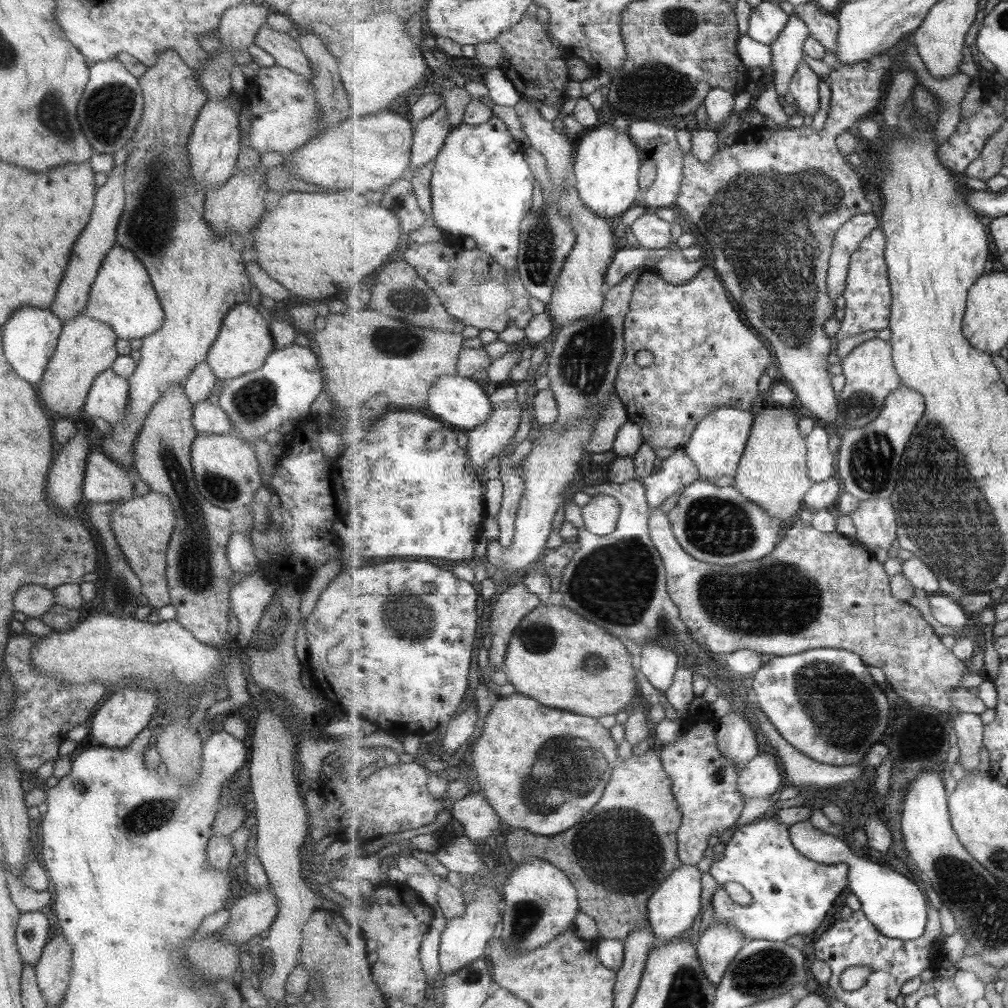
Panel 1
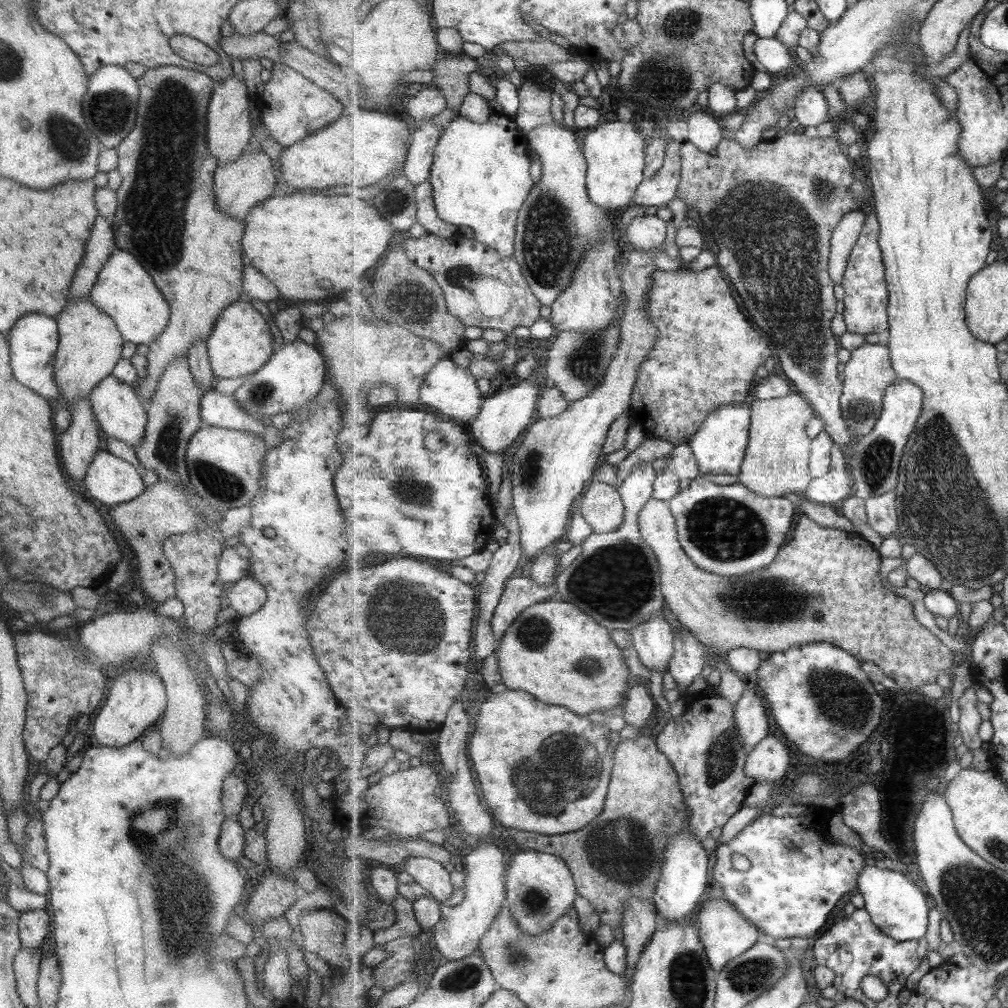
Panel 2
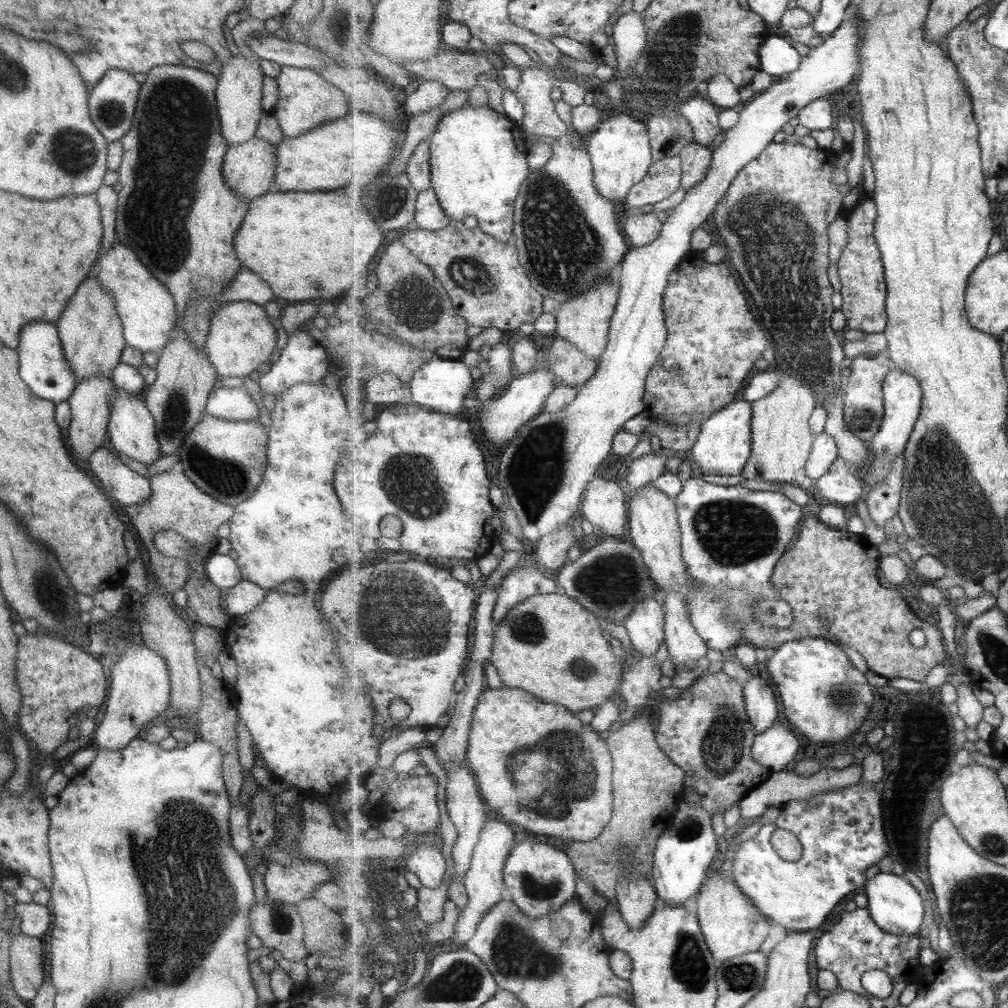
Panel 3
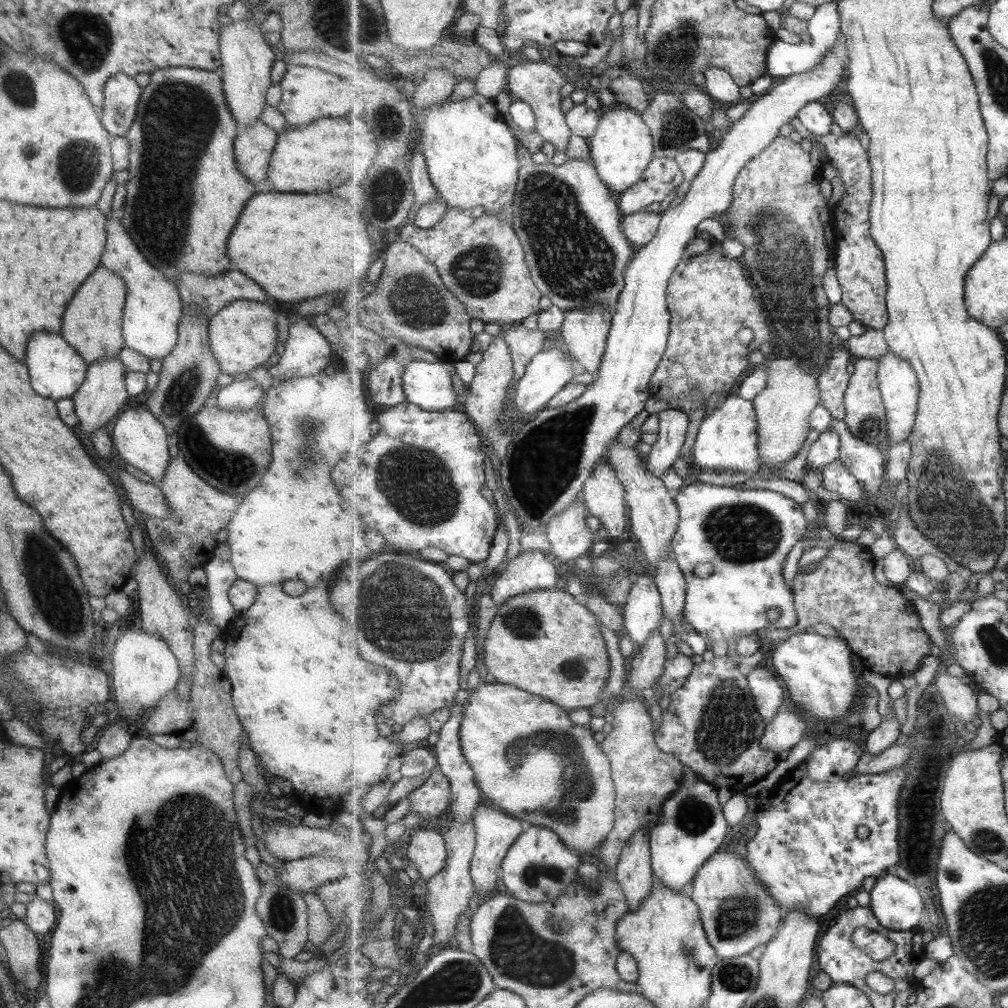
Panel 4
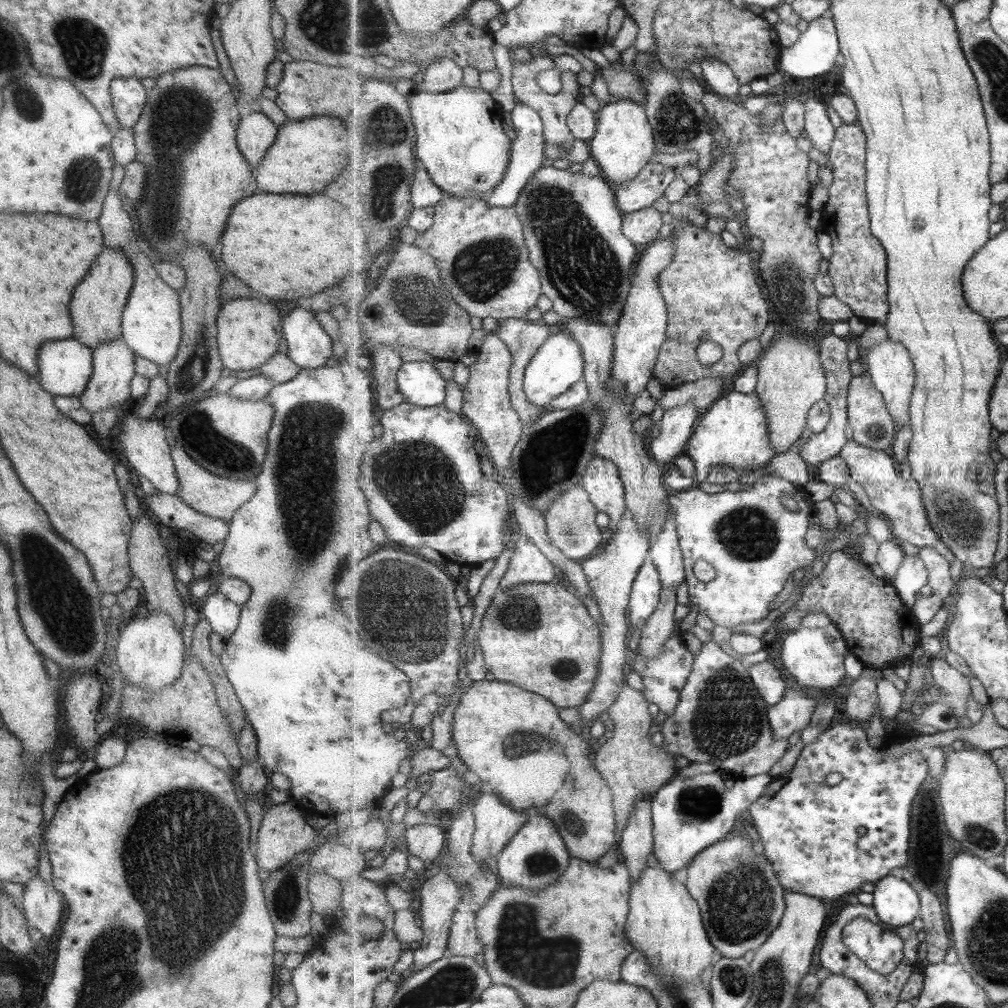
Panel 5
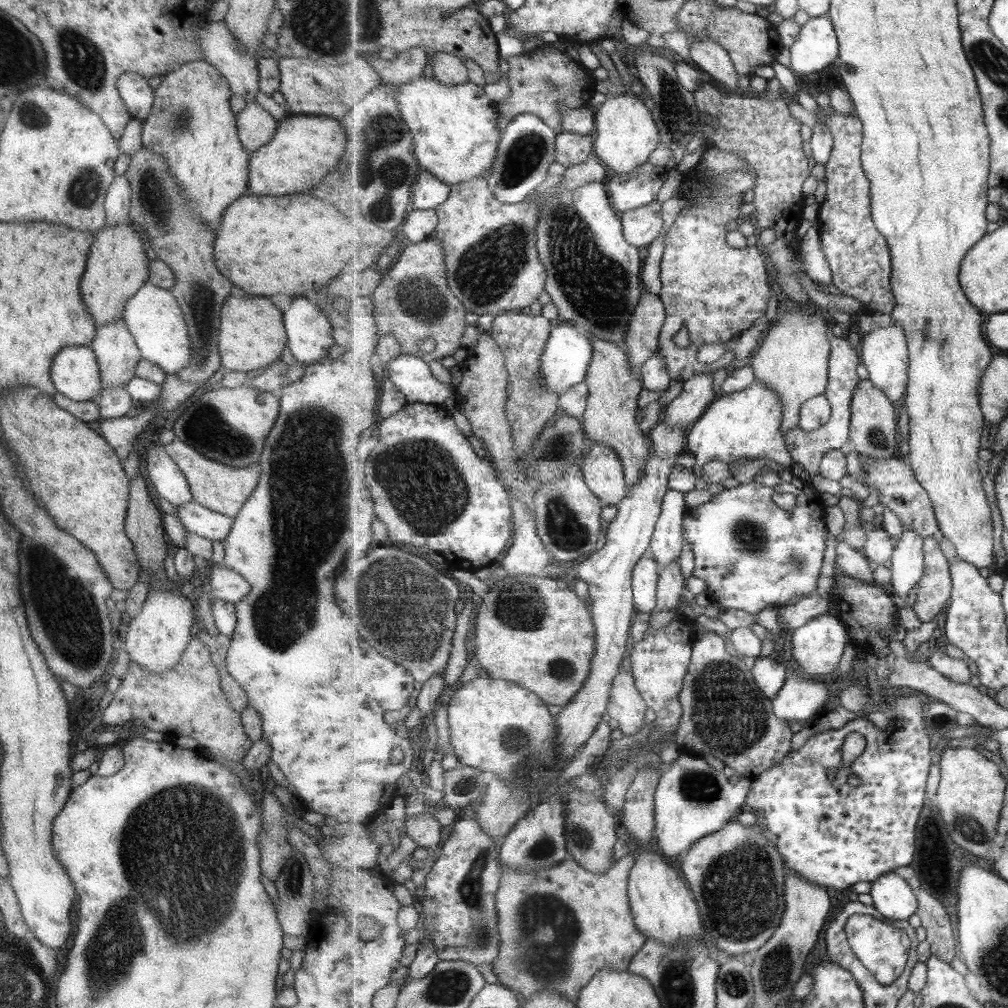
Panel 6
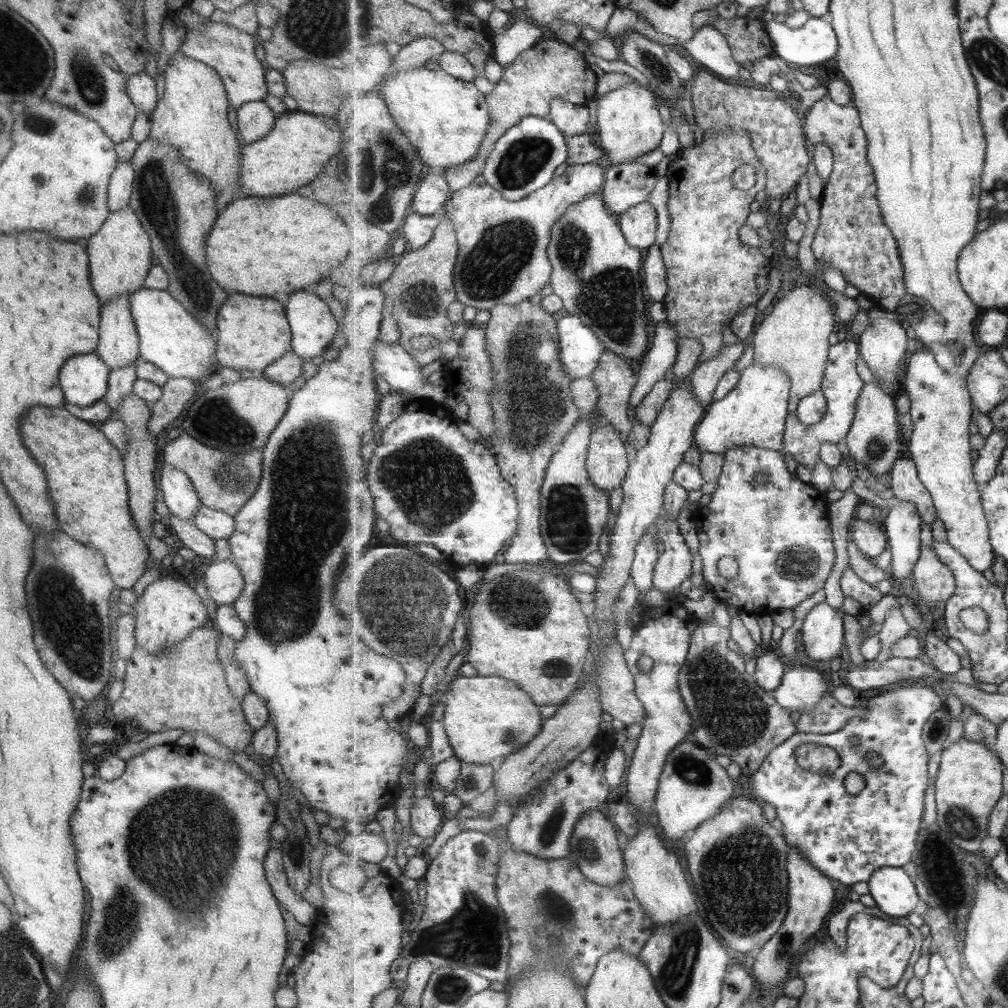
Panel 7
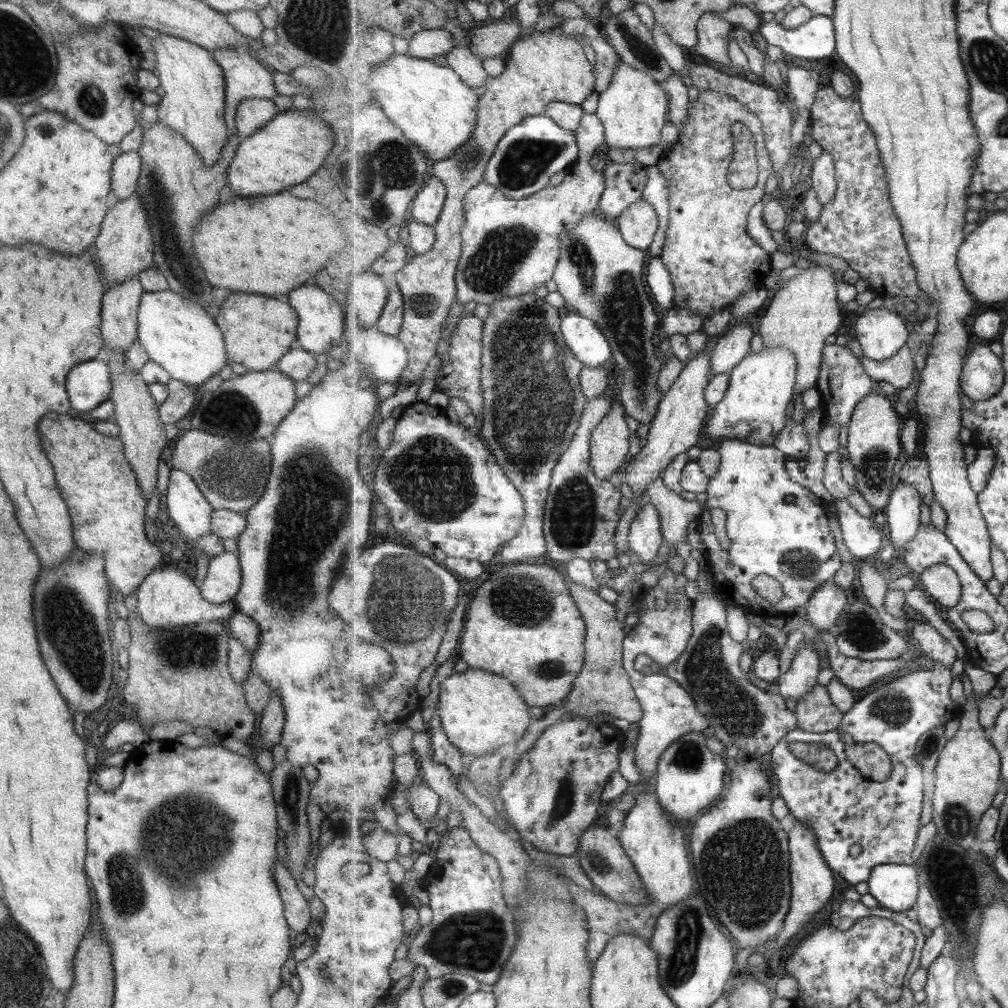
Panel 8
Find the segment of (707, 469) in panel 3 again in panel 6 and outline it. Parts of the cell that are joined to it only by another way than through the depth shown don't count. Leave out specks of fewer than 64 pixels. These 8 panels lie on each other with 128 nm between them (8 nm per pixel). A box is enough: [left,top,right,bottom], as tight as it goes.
[686,380,794,489]

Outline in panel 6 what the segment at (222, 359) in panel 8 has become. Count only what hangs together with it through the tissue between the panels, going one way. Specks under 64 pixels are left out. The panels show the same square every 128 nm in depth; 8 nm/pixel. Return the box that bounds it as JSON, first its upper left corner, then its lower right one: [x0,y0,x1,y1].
[122,279,191,374]

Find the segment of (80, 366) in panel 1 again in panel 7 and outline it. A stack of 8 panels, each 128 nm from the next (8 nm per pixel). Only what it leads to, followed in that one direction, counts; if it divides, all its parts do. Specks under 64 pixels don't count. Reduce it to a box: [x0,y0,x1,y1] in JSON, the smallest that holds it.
[88,207,154,304]

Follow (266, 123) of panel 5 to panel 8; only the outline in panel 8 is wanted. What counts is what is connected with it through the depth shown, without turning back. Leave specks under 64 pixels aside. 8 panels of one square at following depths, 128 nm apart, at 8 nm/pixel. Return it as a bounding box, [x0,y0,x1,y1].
[234,98,278,136]

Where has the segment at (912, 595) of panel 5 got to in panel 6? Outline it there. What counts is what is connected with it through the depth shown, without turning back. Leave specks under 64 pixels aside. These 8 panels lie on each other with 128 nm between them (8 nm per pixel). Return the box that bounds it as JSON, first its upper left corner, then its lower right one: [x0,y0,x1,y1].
[889,530,926,598]

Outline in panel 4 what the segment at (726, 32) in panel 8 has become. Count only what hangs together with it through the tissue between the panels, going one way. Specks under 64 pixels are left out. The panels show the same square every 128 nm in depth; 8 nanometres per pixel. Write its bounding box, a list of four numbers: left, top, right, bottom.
[704,66,742,106]

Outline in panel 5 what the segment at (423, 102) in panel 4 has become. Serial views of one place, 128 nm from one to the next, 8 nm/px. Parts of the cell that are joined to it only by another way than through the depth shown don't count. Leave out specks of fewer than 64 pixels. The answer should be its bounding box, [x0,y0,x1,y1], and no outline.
[418,58,464,92]

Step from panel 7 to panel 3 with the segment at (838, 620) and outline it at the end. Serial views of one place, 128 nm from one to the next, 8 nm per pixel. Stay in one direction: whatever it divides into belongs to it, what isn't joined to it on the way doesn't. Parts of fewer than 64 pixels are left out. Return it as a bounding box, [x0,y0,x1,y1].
[765,637,875,744]

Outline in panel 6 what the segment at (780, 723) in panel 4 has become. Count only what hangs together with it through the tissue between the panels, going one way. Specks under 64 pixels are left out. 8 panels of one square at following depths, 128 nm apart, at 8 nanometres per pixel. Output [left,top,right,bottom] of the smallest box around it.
[774,676,830,724]

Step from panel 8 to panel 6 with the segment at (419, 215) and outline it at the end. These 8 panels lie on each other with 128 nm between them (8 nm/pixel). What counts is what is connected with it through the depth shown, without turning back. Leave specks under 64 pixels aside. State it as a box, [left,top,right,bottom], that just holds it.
[412,169,451,209]

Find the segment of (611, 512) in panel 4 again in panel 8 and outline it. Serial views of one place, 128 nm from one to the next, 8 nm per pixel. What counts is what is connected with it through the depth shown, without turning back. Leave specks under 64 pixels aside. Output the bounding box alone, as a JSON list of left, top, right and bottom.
[591,400,631,481]

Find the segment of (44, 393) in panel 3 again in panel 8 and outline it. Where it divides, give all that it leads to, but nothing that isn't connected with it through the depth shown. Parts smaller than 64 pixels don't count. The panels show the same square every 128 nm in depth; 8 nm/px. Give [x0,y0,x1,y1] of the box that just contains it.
[65,360,111,413]

